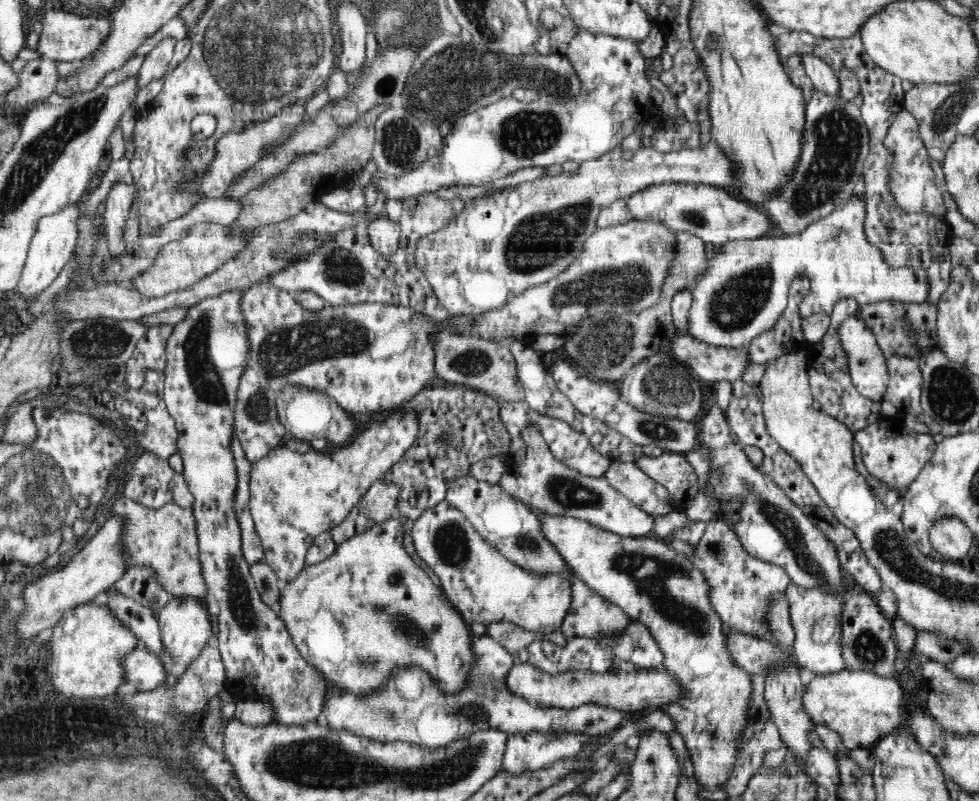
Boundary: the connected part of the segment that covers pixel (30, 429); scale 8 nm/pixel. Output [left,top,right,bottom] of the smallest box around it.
[2,403,38,444]

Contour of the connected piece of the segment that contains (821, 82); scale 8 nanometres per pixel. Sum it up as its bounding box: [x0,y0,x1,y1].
[801,53,840,94]

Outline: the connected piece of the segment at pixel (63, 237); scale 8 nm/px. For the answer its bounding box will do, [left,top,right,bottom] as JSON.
[16,200,83,304]

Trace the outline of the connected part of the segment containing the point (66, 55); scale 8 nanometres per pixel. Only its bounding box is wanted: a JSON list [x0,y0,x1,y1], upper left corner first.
[36,10,110,62]

